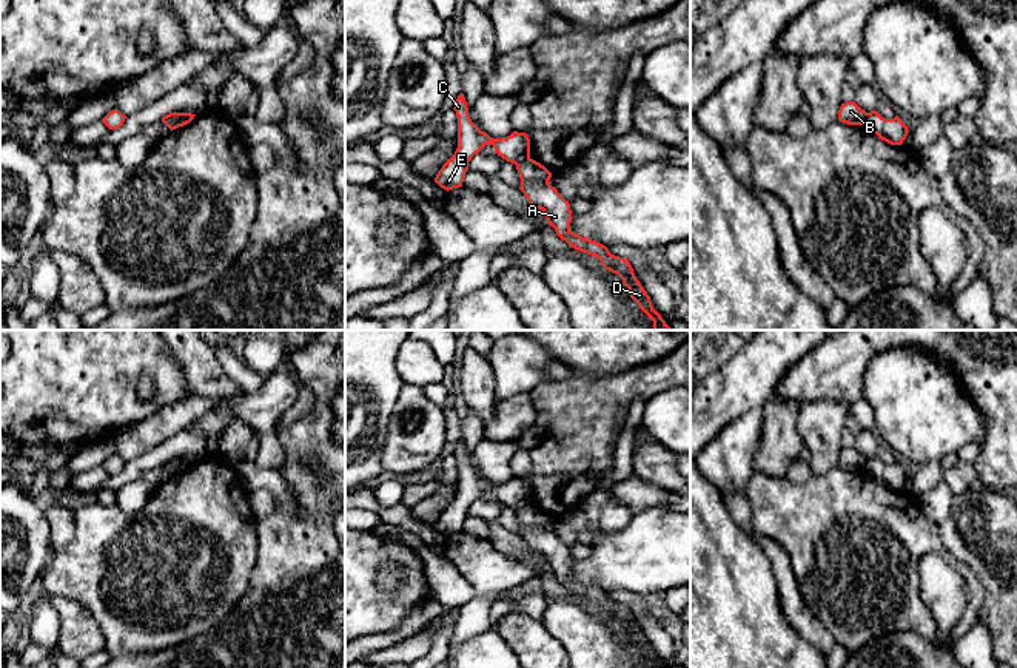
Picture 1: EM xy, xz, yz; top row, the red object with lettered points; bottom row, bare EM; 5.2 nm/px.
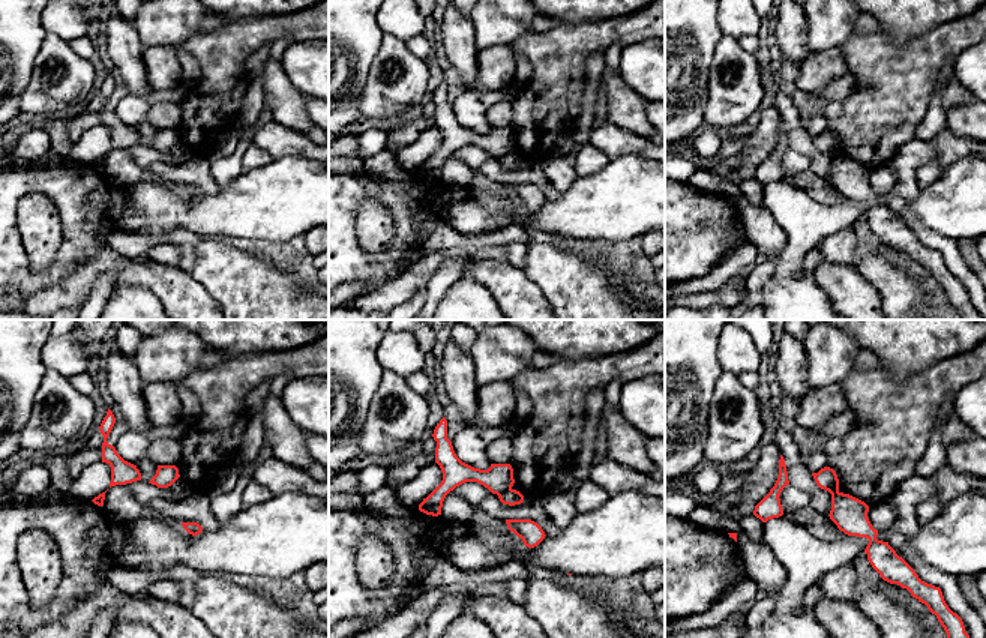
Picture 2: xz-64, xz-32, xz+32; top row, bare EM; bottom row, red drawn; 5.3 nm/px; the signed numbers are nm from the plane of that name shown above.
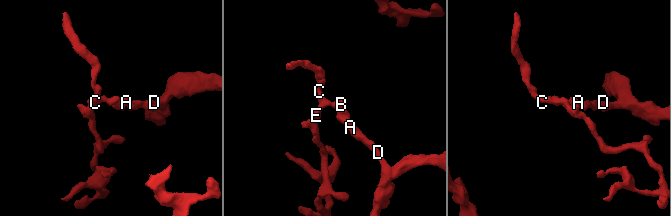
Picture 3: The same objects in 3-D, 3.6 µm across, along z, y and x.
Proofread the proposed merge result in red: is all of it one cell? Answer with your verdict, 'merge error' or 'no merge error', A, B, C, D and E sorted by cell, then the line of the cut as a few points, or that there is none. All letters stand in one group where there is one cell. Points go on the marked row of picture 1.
merge error; A D / B C E; cut in xy along (182, 113), (177, 125)

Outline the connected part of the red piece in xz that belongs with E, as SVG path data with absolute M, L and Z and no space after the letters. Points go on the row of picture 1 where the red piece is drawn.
M462 93L458 96L453 110L458 116L458 148L435 177L441 188L448 191L462 187L468 162L488 143L498 156L515 165L530 159L530 139L525 133L513 131L507 137L490 137L472 122Z

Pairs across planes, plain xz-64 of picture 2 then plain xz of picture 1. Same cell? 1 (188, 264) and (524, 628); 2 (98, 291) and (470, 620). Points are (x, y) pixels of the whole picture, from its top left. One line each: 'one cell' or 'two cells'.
1: two cells
2: one cell

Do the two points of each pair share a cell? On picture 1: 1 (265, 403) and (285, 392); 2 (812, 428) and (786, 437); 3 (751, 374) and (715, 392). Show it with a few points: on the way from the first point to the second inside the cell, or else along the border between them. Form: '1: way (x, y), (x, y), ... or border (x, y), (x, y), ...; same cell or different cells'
1: way (270, 401), (281, 392); same cell
2: border (800, 404), (797, 428), (805, 446); different cells
3: way (741, 383), (724, 392); same cell

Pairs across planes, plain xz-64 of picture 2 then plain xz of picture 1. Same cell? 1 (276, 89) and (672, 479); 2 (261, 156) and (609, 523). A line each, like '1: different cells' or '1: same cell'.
1: same cell
2: same cell

